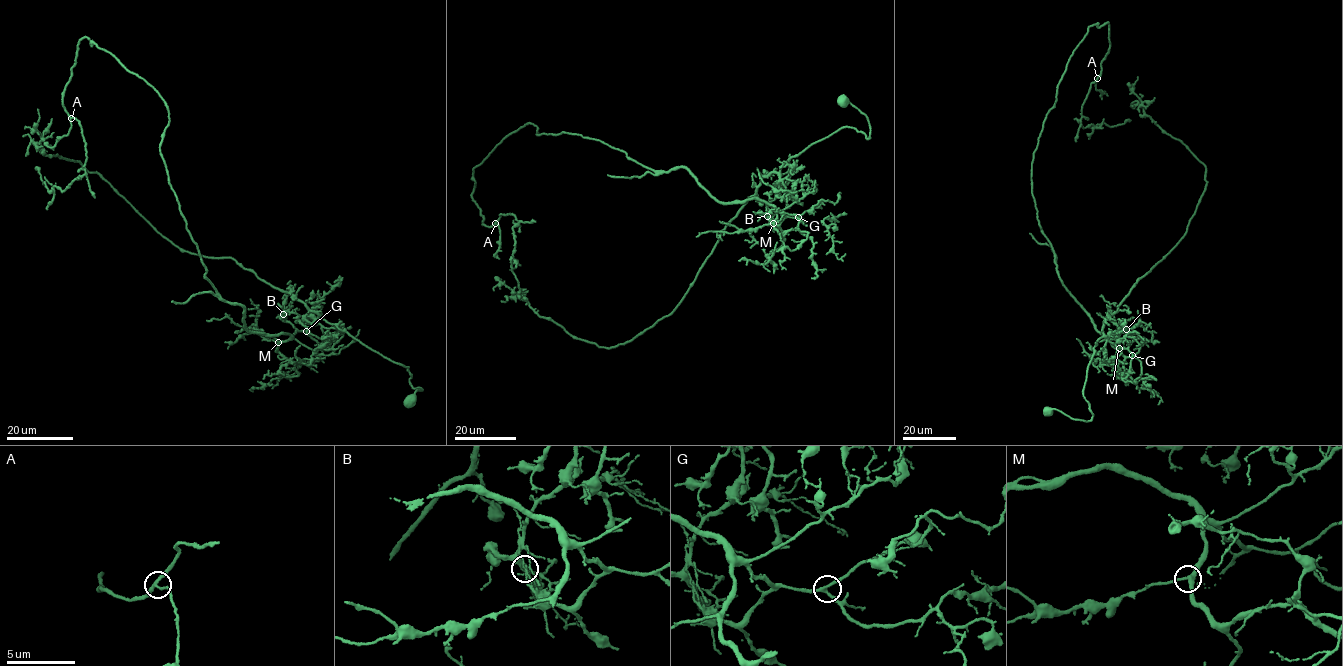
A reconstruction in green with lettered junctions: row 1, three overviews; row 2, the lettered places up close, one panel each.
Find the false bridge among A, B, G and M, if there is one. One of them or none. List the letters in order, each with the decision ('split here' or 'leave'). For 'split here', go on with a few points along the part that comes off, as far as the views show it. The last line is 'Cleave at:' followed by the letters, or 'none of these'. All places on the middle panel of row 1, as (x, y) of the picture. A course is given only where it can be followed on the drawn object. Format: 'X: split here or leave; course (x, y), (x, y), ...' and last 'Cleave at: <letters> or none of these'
A: leave
B: split here; course (768, 216), (785, 216), (529, 122), (473, 168), (483, 224), (519, 221), (519, 299)
G: leave
M: leave
Cleave at: B

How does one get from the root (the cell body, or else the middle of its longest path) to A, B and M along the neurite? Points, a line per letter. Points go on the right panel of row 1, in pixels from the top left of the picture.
A: (1062, 282), (1037, 219), (1032, 161), (1074, 50), (1089, 26), (1107, 22), (1110, 47), (1097, 78)
B: (1062, 282), (1096, 329), (1115, 346), (1125, 348), (1130, 344), (1131, 334), (1126, 330)
M: (1062, 282), (1096, 329), (1119, 348)

